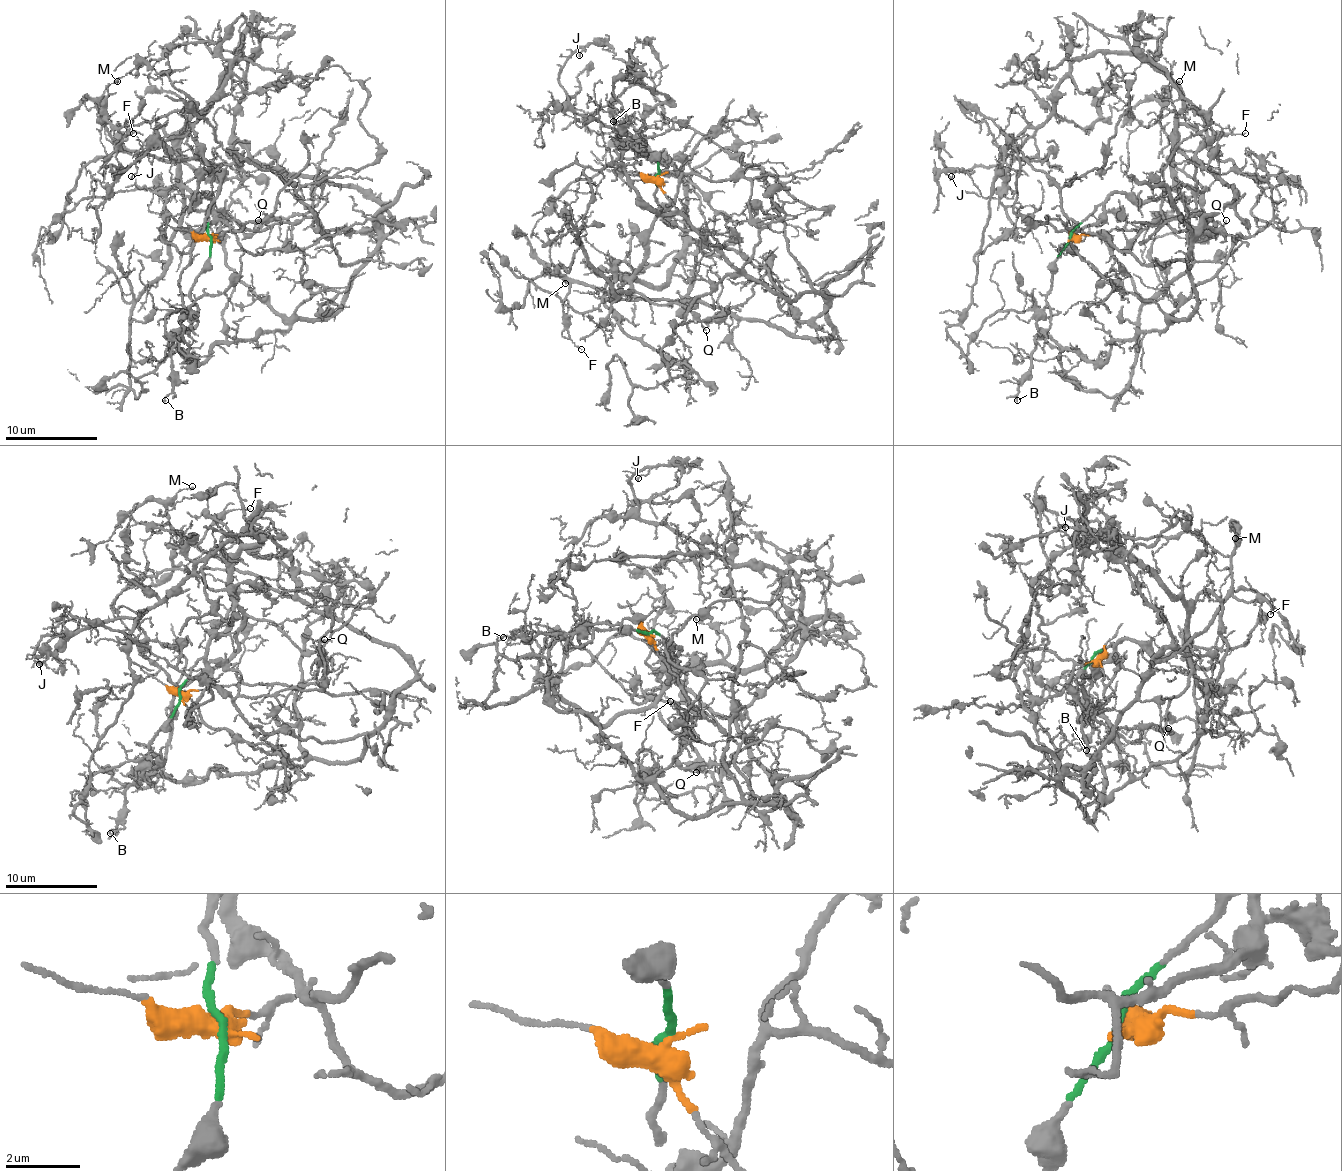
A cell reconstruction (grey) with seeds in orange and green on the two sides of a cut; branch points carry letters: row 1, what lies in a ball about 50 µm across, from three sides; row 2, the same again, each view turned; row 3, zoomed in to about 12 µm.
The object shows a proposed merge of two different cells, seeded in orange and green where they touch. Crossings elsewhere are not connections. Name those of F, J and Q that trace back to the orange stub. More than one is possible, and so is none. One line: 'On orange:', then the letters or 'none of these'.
On orange: F

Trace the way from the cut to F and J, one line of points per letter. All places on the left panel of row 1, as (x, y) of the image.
F: (210, 239), (316, 219), (325, 230), (369, 230), (383, 205), (256, 161), (118, 152), (120, 133), (134, 133)
J: (210, 239), (210, 198), (182, 184), (180, 131), (238, 52), (182, 135), (111, 165), (134, 163), (131, 177)

